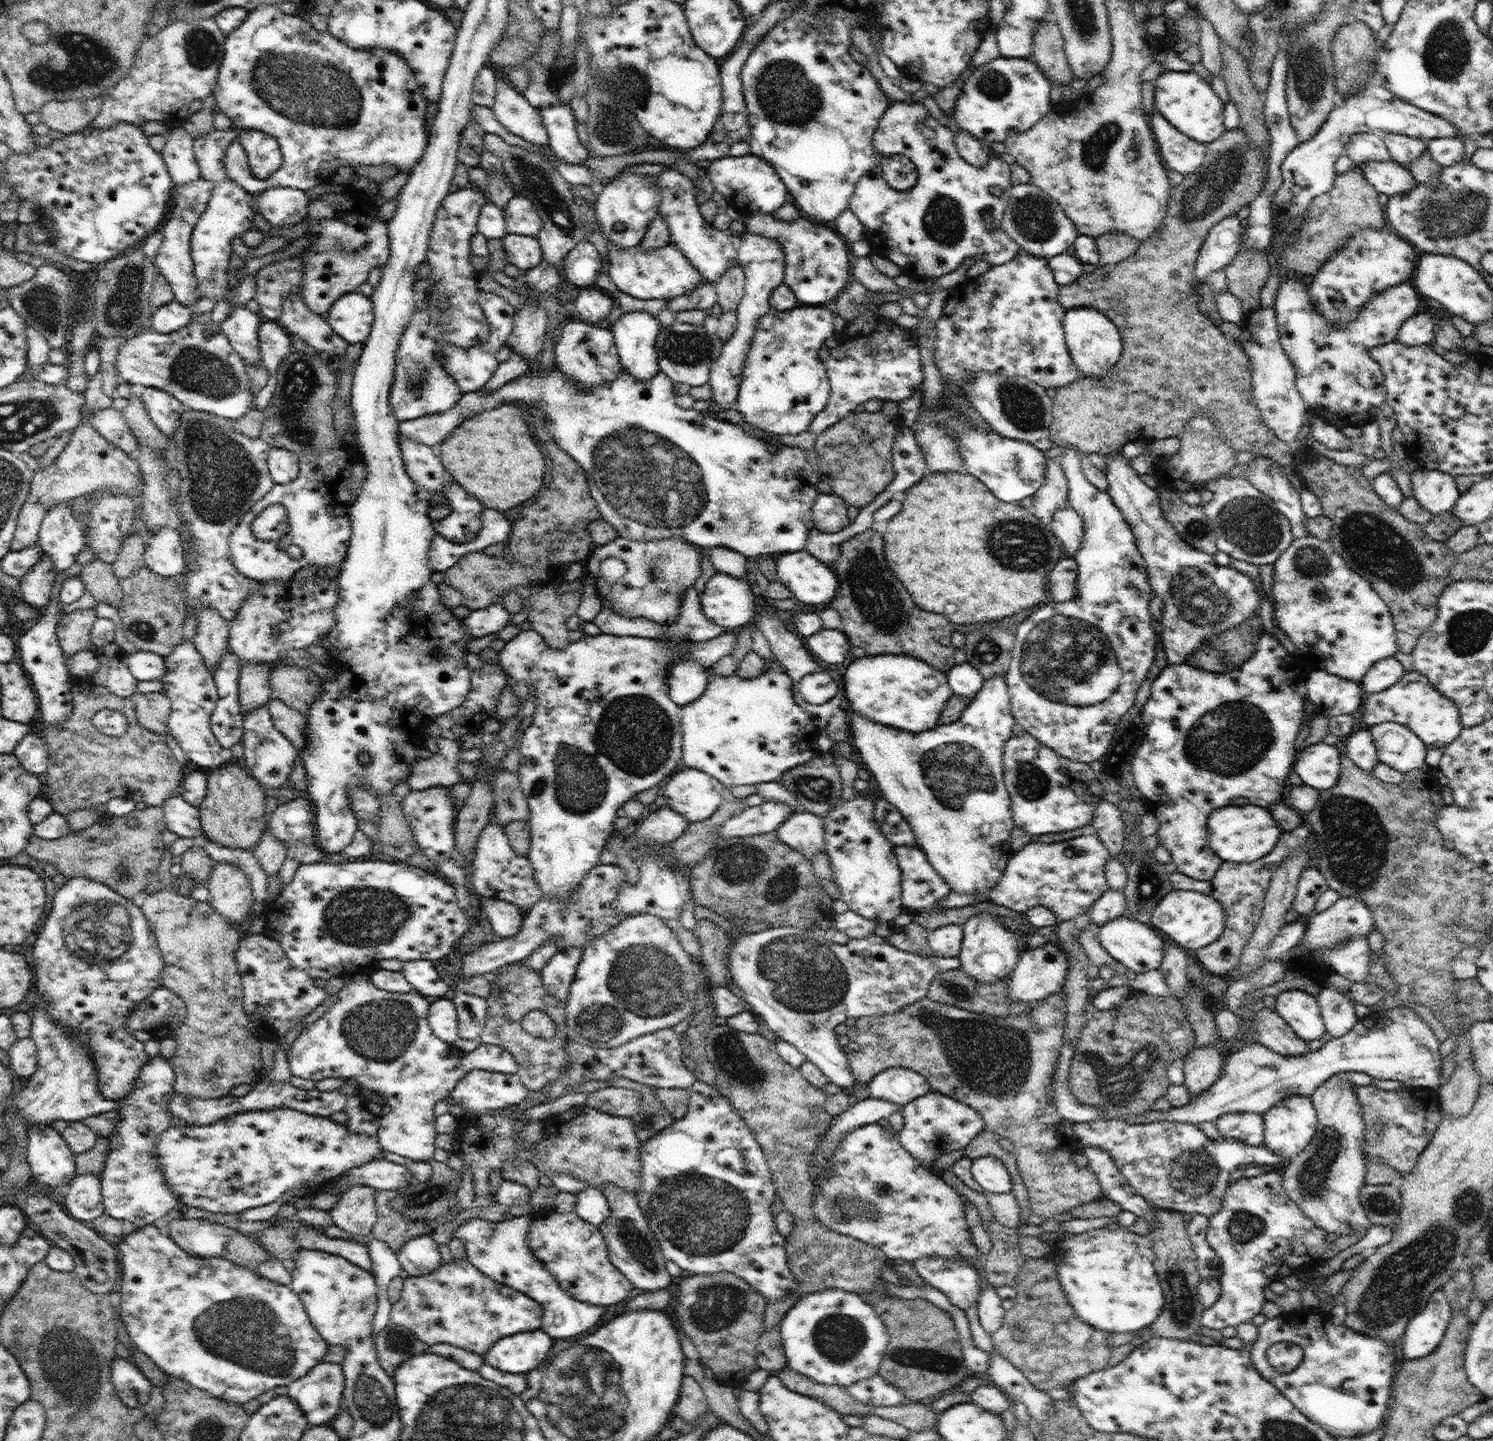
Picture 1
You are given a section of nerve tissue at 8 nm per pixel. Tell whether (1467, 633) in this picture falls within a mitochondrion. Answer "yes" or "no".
yes

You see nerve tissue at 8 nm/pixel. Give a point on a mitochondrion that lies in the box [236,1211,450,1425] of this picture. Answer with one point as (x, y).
(396, 1339)

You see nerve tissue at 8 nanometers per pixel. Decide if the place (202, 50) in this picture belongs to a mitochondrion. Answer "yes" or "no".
yes

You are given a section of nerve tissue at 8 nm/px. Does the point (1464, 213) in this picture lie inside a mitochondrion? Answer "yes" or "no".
yes

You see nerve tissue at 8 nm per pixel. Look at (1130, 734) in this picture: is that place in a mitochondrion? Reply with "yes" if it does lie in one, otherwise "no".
yes

